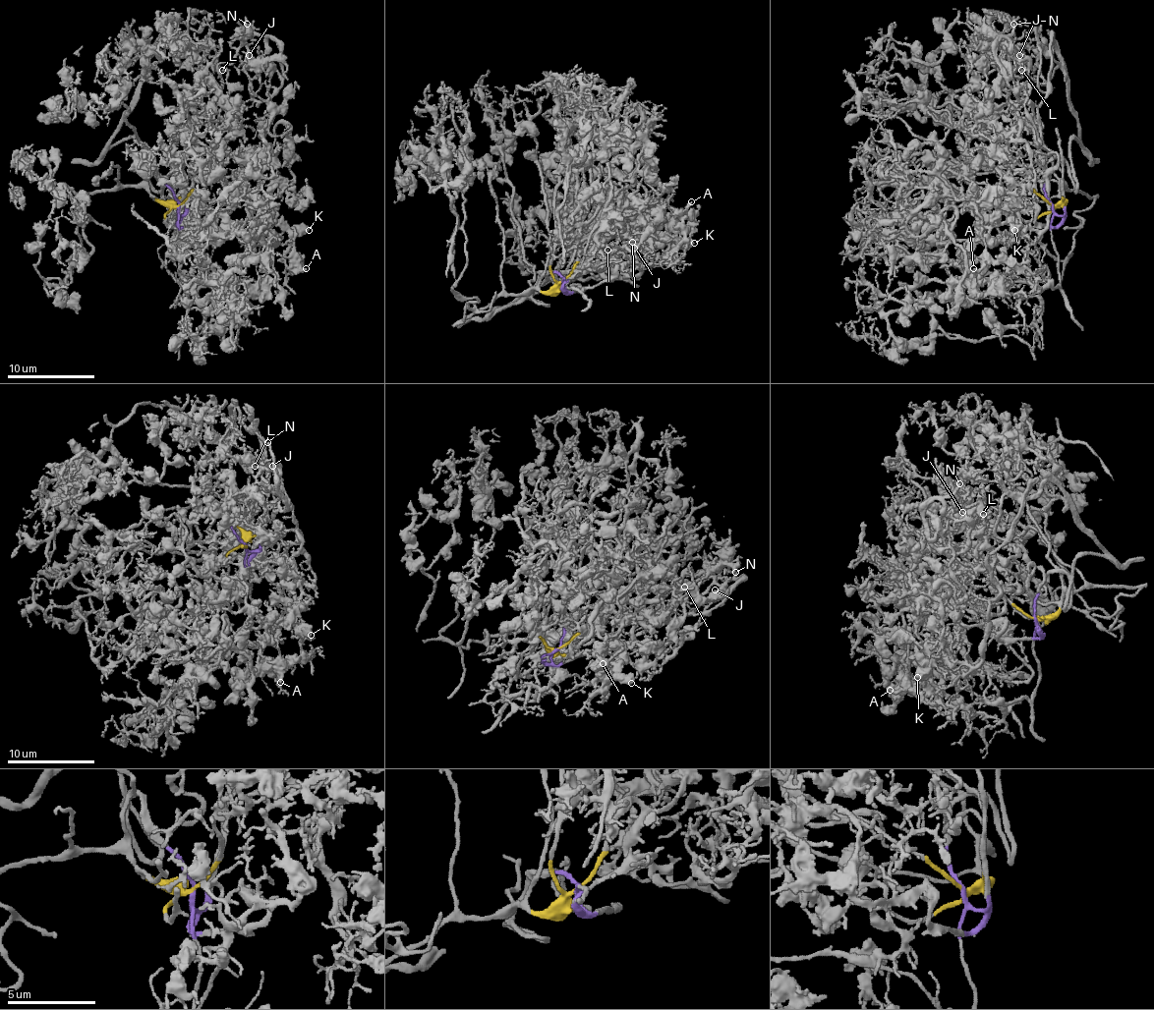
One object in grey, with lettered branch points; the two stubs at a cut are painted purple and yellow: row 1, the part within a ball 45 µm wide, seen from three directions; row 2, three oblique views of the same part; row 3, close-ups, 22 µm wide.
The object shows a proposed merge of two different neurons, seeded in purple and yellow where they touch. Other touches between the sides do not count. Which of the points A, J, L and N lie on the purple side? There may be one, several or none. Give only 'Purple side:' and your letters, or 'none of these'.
Purple side: A, J, L, N

